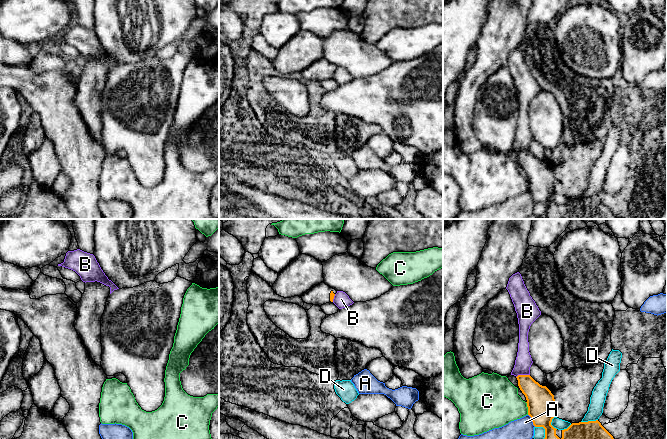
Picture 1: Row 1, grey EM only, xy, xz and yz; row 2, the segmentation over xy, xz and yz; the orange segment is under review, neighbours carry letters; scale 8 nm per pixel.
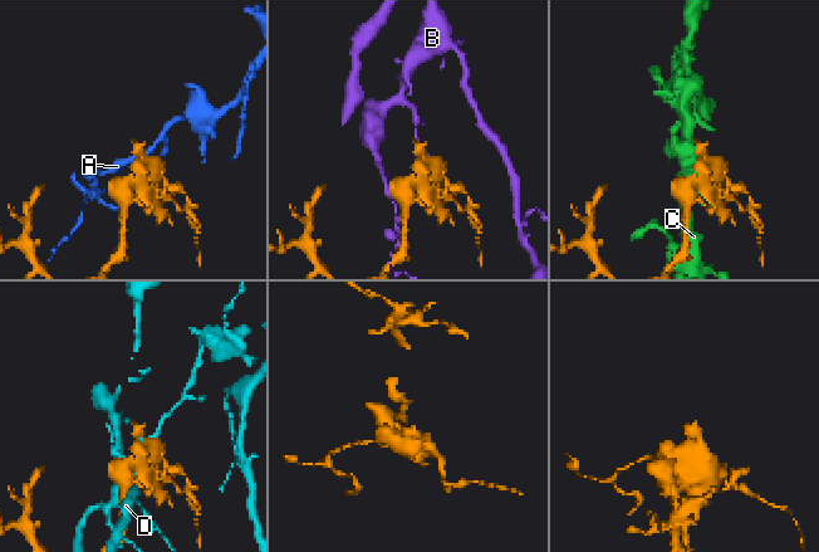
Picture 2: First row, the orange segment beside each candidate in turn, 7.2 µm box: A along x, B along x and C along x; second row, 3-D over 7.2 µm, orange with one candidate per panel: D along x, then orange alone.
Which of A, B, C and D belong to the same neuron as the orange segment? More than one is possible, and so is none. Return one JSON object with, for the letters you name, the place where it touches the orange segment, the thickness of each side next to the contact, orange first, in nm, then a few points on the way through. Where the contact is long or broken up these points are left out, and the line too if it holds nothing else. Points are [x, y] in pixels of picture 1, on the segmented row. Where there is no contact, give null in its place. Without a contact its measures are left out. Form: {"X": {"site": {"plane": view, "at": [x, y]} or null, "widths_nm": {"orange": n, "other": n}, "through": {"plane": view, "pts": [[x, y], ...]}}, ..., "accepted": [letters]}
{"accepted": []}

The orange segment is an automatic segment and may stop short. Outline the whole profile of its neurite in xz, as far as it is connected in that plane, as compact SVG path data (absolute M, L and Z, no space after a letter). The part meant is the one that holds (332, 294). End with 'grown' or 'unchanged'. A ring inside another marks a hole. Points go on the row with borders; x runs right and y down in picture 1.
M322 282L304 293L301 298L307 304L321 306L333 302L336 293L337 291L335 289Z | grown

